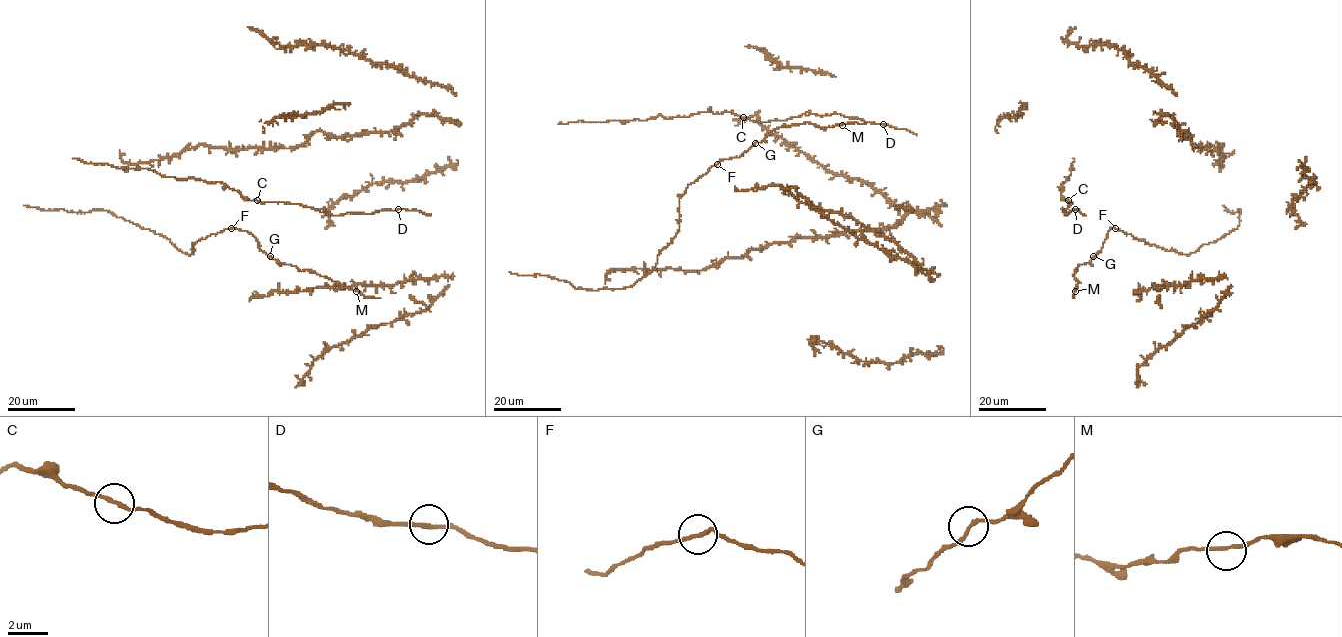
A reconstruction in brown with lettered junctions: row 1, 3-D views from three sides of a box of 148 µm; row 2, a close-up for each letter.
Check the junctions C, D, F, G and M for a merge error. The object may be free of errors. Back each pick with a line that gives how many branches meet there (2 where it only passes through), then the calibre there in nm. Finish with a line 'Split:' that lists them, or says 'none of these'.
Split: none of these

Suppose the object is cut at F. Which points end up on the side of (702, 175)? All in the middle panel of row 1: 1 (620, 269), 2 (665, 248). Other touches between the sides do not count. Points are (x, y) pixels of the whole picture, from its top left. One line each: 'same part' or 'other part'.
1: other part
2: same part

